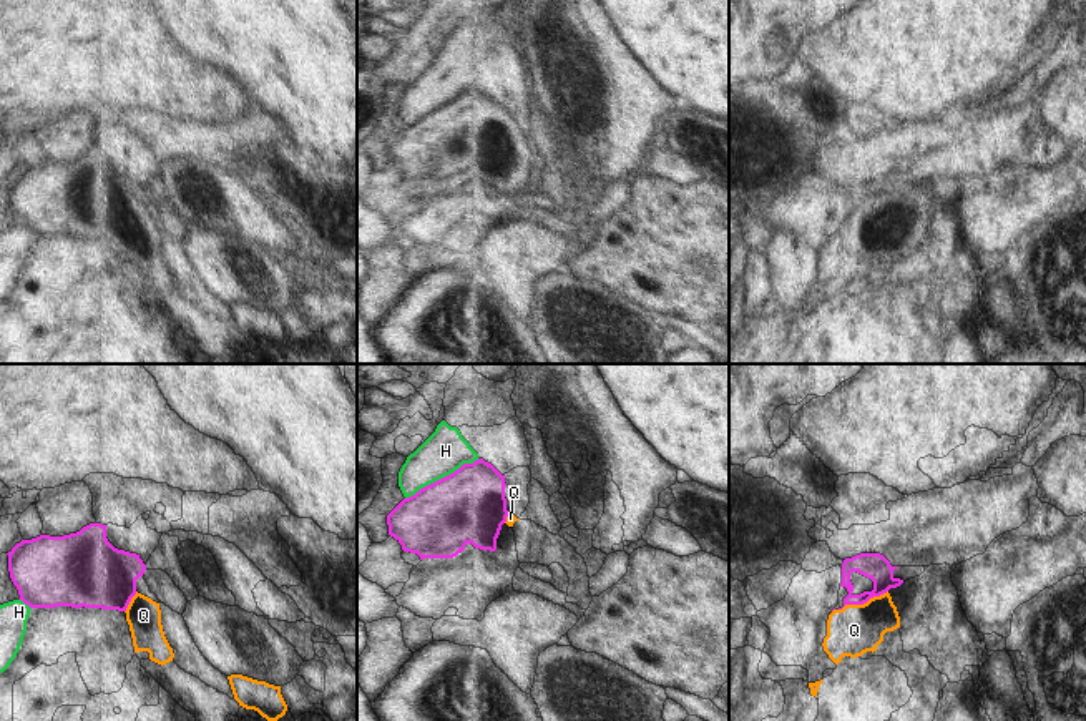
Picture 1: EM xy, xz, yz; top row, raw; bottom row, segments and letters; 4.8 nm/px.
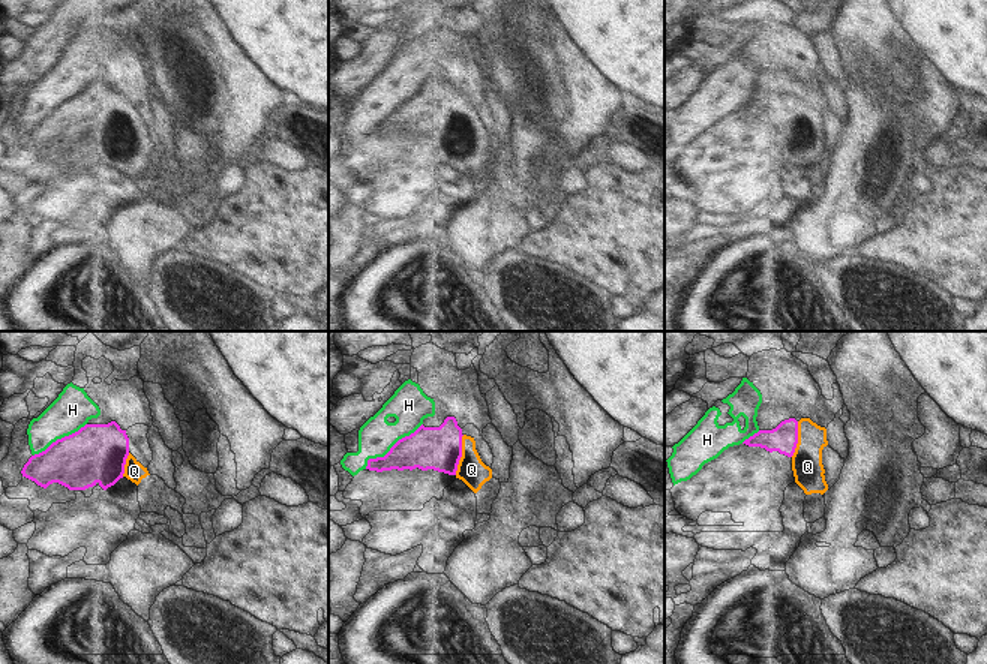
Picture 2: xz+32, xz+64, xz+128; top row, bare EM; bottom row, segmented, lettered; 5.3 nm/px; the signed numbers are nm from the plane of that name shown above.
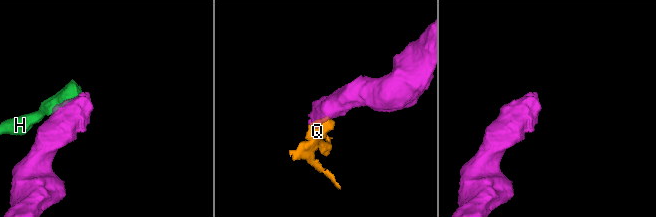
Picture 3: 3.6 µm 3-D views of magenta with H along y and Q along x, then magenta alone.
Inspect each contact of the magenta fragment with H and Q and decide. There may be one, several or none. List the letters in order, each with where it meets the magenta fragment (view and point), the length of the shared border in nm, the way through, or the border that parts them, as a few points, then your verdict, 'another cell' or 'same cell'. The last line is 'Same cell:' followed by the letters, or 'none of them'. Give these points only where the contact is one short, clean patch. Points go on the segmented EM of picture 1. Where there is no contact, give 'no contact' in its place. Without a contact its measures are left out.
H: xz (444, 477) | 400 nm | another cell
Q: yz (862, 603) | 260 nm | across yz (875, 567), (877, 590), (862, 603), (862, 622), (854, 630) | same cell
Same cell: Q

